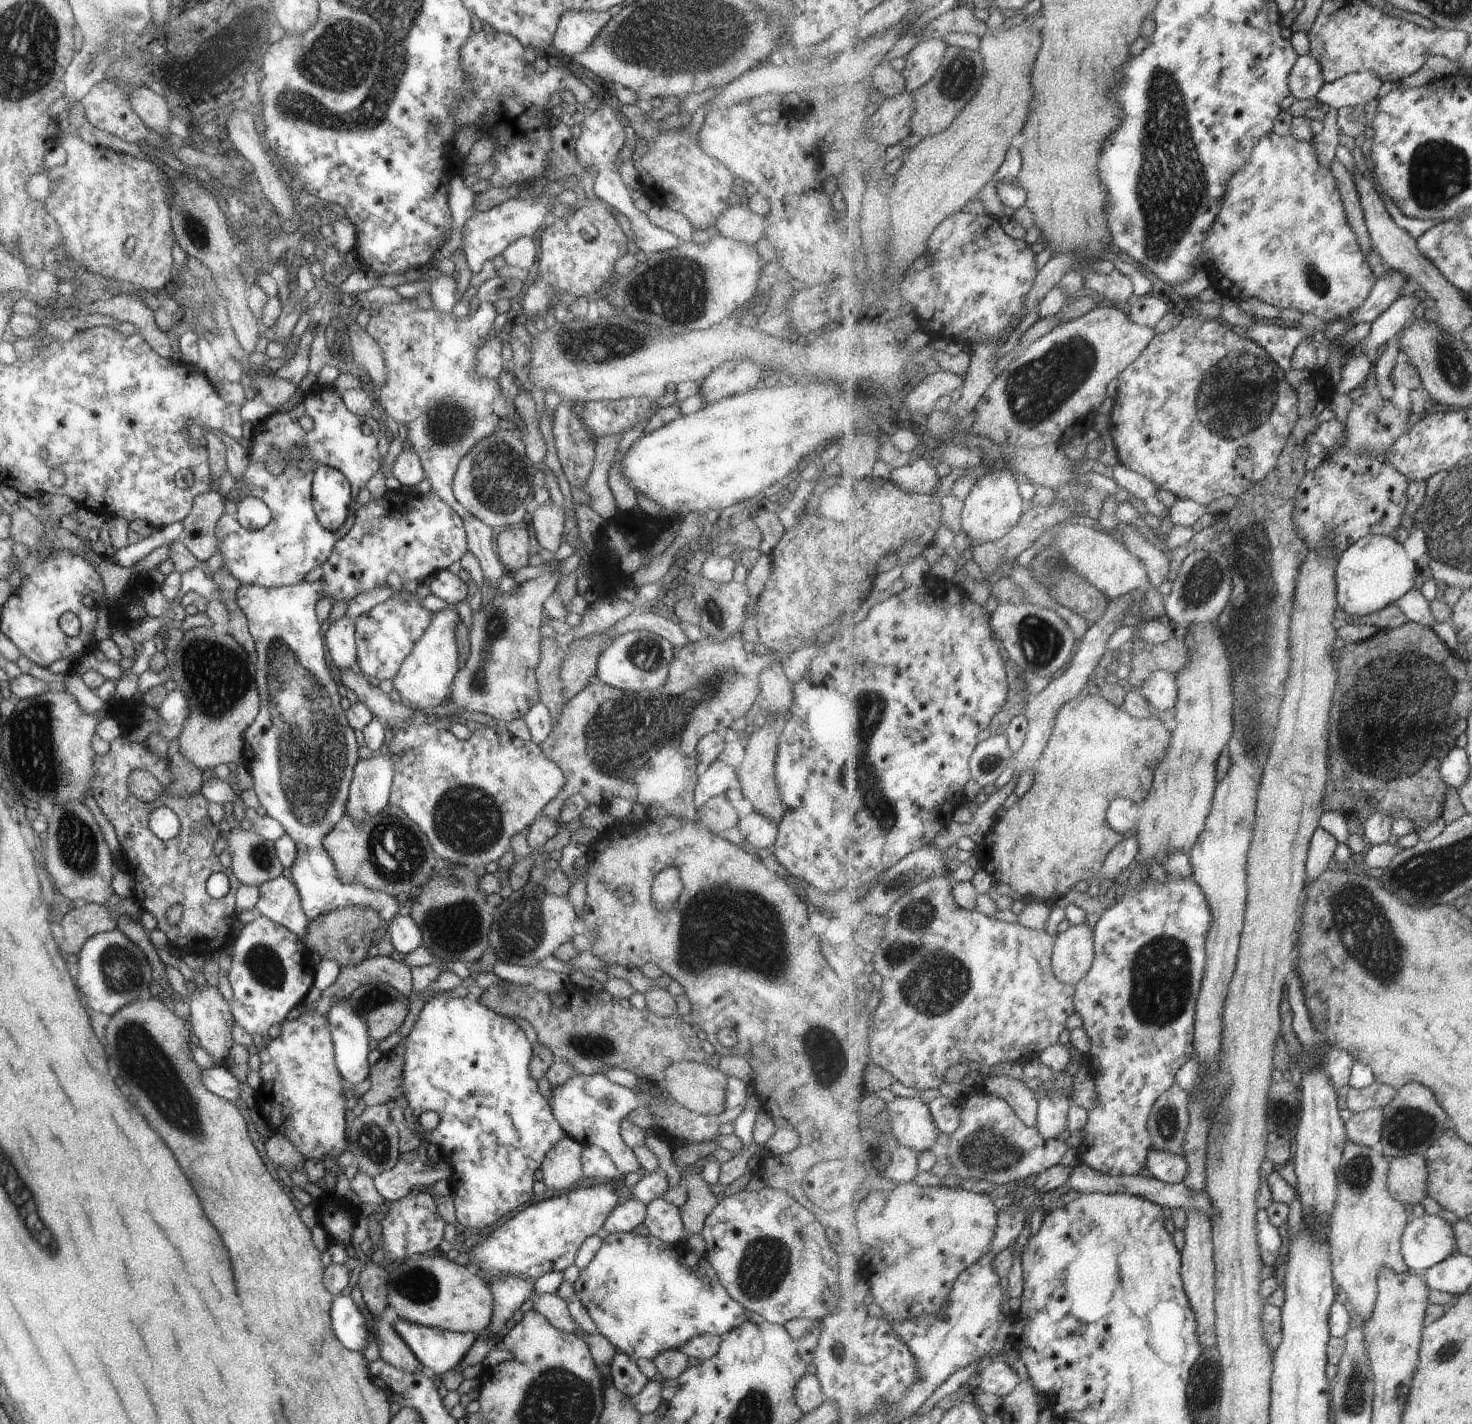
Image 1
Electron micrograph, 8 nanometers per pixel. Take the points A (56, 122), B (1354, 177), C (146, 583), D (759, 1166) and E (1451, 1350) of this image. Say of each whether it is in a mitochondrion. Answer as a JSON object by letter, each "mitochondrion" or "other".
{"A":"other","B":"other","C":"other","D":"other","E":"mitochondrion"}

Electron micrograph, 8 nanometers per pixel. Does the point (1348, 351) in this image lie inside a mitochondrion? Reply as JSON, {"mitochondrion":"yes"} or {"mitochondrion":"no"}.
{"mitochondrion":"no"}

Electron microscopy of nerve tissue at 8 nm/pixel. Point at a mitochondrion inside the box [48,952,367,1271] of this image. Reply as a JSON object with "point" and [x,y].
{"point":[145,1059]}

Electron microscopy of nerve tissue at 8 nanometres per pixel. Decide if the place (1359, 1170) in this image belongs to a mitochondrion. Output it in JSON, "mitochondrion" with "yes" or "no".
{"mitochondrion":"yes"}

